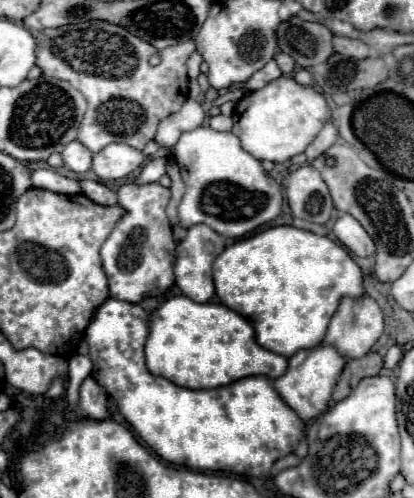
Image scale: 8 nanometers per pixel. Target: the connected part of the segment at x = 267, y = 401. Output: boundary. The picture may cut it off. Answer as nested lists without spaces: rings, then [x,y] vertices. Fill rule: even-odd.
[[[108,298],[94,314],[86,328],[90,360],[94,364],[92,378],[104,392],[116,400],[118,412],[134,428],[134,432],[166,462],[192,470],[232,472],[244,476],[268,476],[274,460],[290,454],[302,438],[304,422],[284,404],[272,382],[264,376],[250,376],[214,390],[188,390],[172,384],[162,376],[154,376],[146,368],[146,336],[150,332],[150,312],[138,304]]]

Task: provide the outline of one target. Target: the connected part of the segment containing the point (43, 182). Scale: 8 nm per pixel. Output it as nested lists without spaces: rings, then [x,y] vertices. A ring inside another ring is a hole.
[[[50,168],[34,170],[32,172],[32,186],[34,188],[44,188],[44,190],[50,190],[50,192],[58,192],[58,194],[68,194],[68,196],[82,192],[78,180],[60,176],[58,172],[54,172]]]

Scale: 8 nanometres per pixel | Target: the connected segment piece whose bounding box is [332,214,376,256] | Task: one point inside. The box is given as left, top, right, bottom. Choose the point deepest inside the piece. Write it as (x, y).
(348, 231)

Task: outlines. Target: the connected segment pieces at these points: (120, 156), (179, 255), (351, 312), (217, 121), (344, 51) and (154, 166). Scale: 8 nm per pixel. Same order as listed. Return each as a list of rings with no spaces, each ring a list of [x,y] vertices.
[[[110,144],[92,158],[92,172],[100,180],[120,180],[126,178],[142,164],[144,156],[140,150],[128,144]]]
[[[196,224],[188,230],[186,238],[176,246],[176,264],[174,264],[174,276],[176,286],[182,290],[184,296],[188,296],[194,302],[208,302],[214,296],[214,282],[212,282],[212,262],[214,258],[224,250],[224,238],[214,232],[206,224]]]
[[[364,296],[362,300],[350,300],[350,298],[344,298],[338,312],[334,314],[328,330],[326,330],[326,336],[324,336],[324,344],[330,344],[338,354],[342,354],[344,358],[348,360],[354,360],[354,358],[362,358],[366,356],[372,346],[376,344],[376,340],[380,338],[382,334],[382,328],[384,328],[384,318],[382,318],[382,312],[378,308],[378,304],[370,298],[370,296]]]
[[[224,114],[212,116],[212,118],[210,118],[210,126],[212,126],[214,130],[220,130],[220,132],[230,132],[230,130],[232,130],[232,118],[230,118],[230,116],[224,116]]]
[[[334,36],[334,52],[346,56],[346,58],[368,58],[370,48],[362,40],[350,40],[344,36]]]
[[[154,158],[154,160],[150,160],[146,166],[144,166],[144,170],[140,172],[140,176],[138,176],[138,184],[148,184],[148,182],[158,182],[164,174],[166,174],[166,164],[168,164],[168,158]]]

